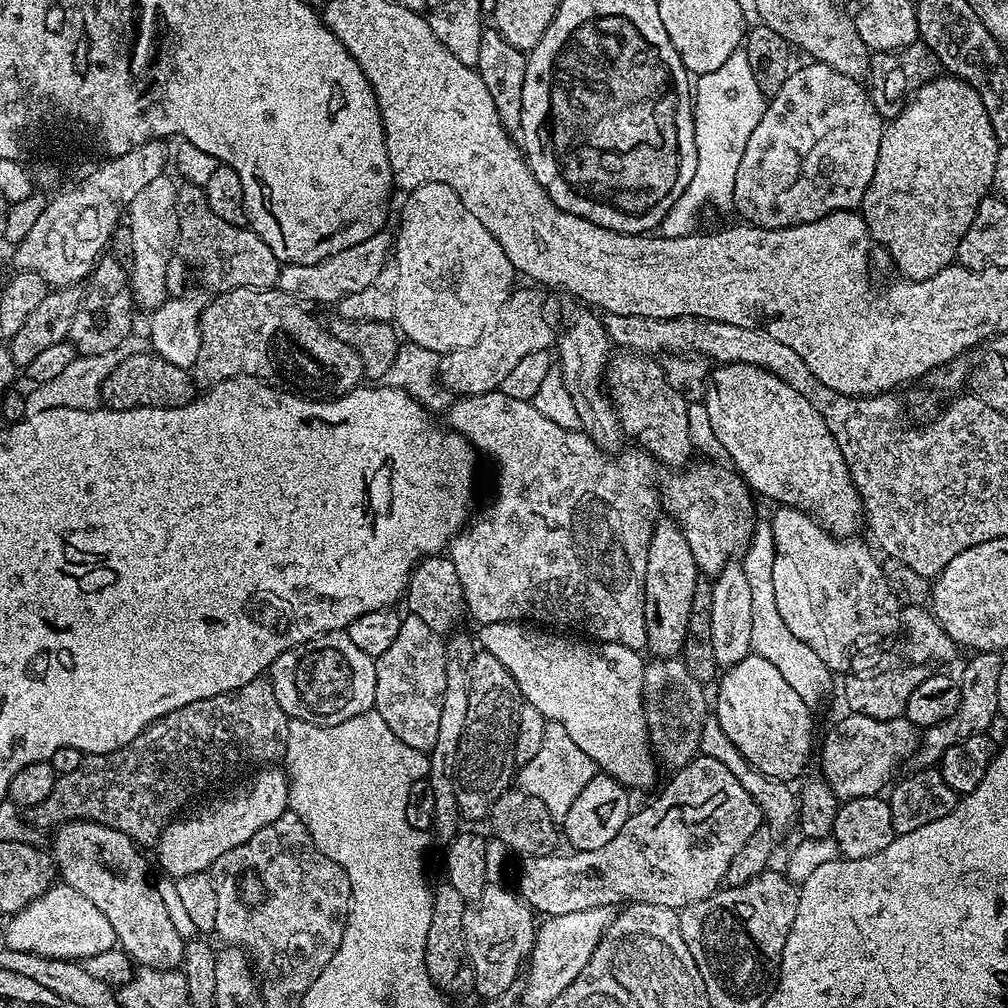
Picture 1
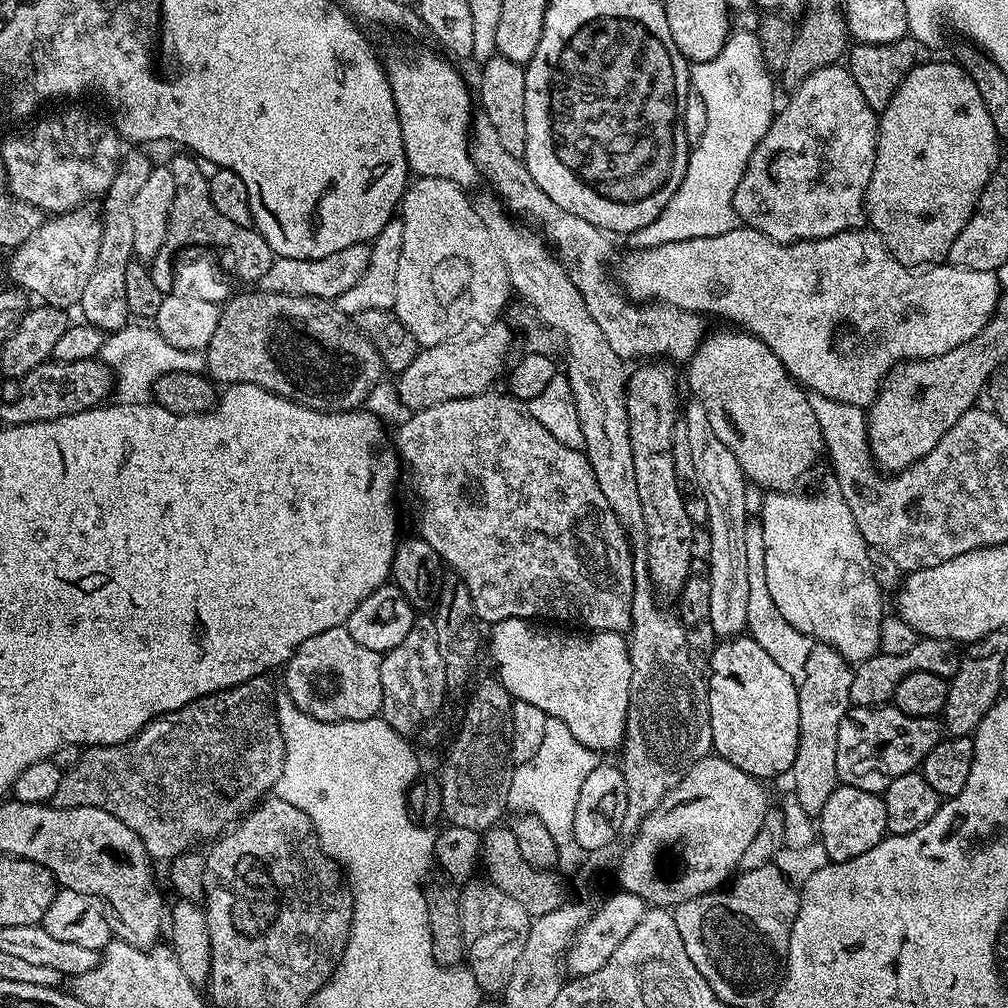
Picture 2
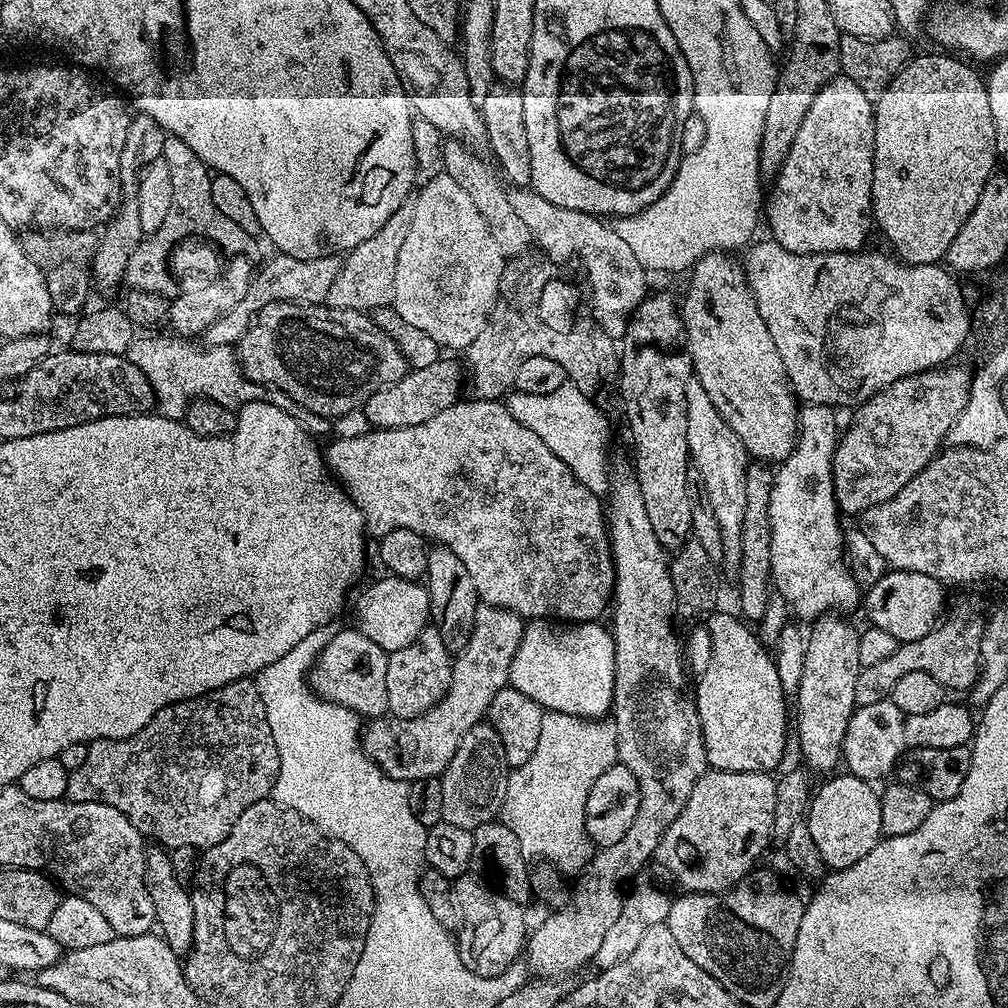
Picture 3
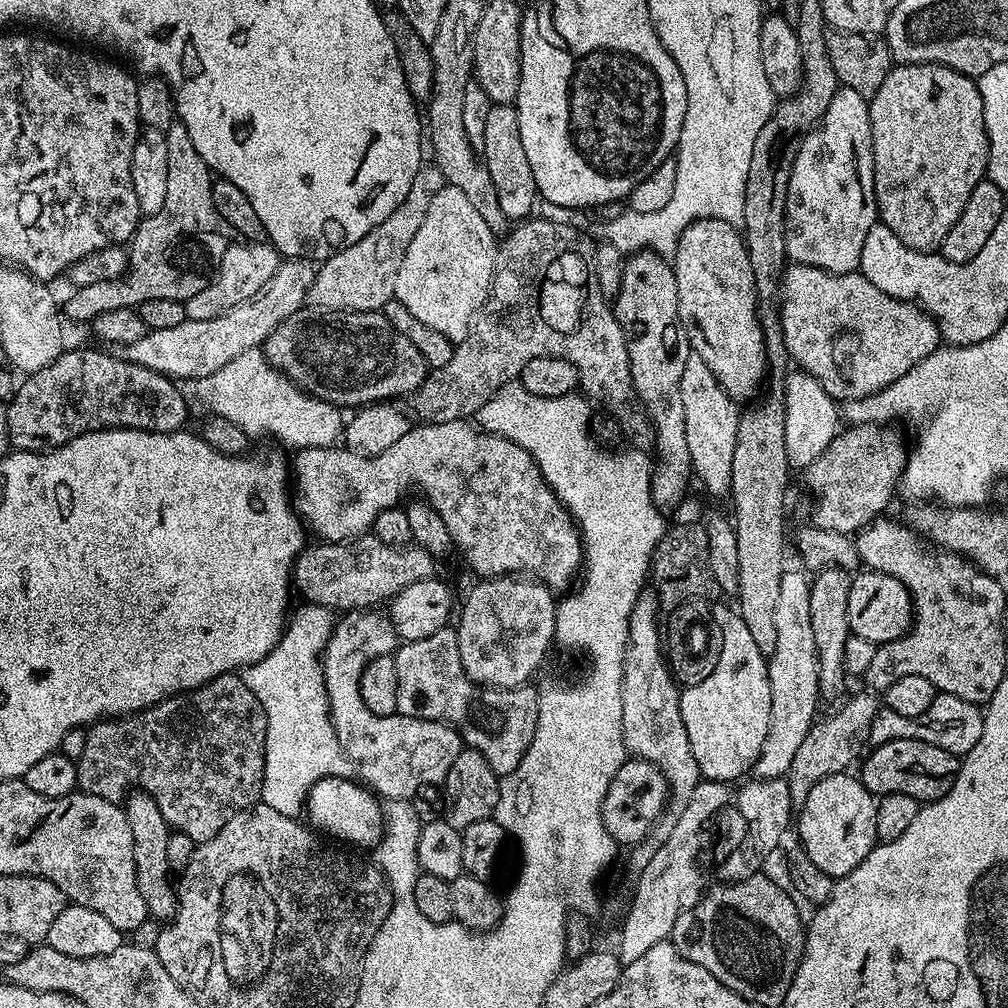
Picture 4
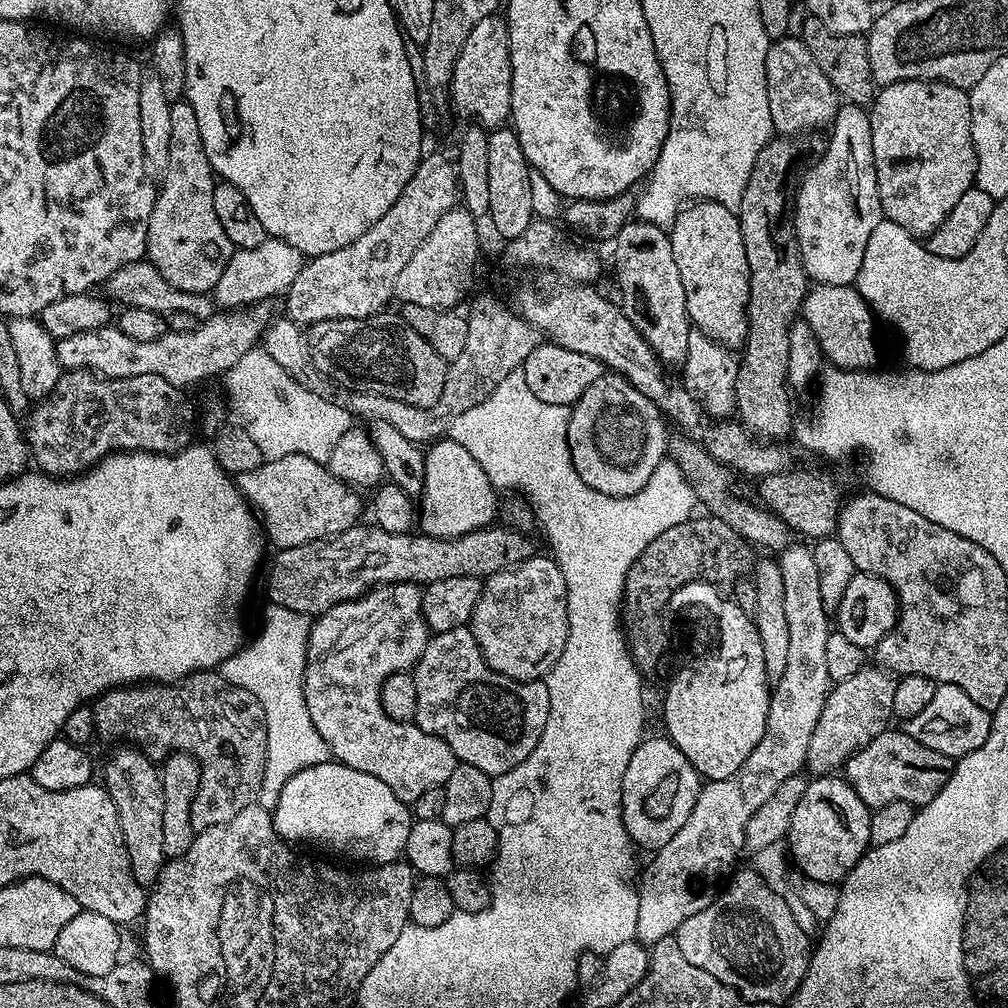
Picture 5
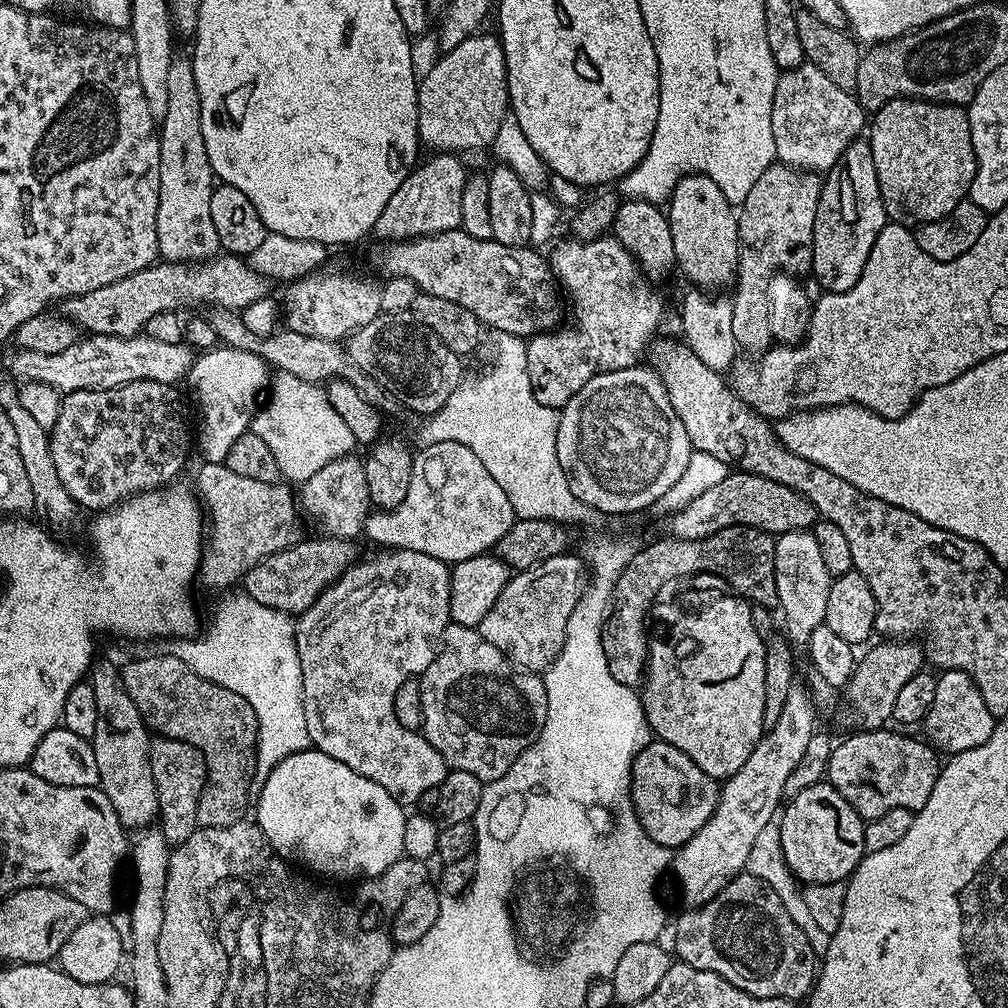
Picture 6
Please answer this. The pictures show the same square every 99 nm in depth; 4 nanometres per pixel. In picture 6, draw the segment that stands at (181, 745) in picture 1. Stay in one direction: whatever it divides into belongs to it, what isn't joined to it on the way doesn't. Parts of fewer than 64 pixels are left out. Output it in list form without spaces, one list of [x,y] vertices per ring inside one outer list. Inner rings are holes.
[[[175,654],[144,656],[141,660],[132,660],[120,668],[120,677],[126,694],[130,694],[130,698],[134,698],[134,706],[138,706],[138,714],[156,736],[185,740],[195,748],[203,748],[208,777],[198,802],[199,827],[221,828],[238,822],[247,813],[244,812],[247,808],[249,811],[250,797],[254,792],[252,775],[256,769],[256,715],[250,702],[239,696],[236,689],[218,686],[194,674],[194,670],[190,670],[190,666],[186,666],[186,662],[182,662],[182,658]]]

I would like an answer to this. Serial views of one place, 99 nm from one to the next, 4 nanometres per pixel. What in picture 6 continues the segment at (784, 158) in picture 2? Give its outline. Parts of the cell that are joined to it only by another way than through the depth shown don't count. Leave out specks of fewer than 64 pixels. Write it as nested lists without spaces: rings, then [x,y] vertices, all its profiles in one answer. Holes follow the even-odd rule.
[[[857,138],[840,155],[840,161],[827,172],[820,185],[818,214],[814,218],[811,275],[816,276],[825,293],[845,292],[854,286],[854,282],[858,282],[866,266],[866,258],[870,258],[870,250],[874,250],[874,238],[878,238],[885,223],[884,199],[878,186],[878,174],[874,170],[872,147],[868,145],[867,139]]]

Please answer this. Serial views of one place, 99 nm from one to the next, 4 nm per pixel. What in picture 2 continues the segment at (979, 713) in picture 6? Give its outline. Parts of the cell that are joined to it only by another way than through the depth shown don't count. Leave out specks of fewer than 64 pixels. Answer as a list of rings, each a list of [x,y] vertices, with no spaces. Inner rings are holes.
[[[894,706],[849,707],[846,718],[842,718],[842,726],[838,726],[838,778],[840,784],[883,794],[890,786],[890,782],[894,782],[894,778],[902,778],[902,774],[917,771],[923,765],[926,754],[930,754],[930,750],[934,750],[934,746],[941,738],[942,724],[935,716],[908,716]]]

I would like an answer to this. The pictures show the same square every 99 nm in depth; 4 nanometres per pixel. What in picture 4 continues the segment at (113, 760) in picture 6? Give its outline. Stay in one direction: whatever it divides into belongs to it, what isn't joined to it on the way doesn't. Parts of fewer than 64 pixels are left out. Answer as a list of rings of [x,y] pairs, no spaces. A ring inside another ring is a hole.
[[[139,790],[129,791],[122,807],[130,822],[130,834],[134,837],[134,870],[138,878],[138,890],[153,917],[157,916],[160,922],[171,921],[176,914],[176,889],[173,881],[168,881],[170,869],[166,862],[166,842],[170,829],[166,818],[162,818],[158,802],[154,802],[150,794]]]

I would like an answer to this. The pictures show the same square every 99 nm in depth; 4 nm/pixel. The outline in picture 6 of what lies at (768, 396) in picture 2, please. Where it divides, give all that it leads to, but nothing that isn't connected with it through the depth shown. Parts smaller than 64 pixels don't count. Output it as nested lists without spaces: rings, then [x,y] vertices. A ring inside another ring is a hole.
[[[699,174],[684,176],[674,186],[666,204],[670,238],[674,238],[675,267],[692,286],[731,285],[736,279],[738,254],[738,212],[710,178]]]

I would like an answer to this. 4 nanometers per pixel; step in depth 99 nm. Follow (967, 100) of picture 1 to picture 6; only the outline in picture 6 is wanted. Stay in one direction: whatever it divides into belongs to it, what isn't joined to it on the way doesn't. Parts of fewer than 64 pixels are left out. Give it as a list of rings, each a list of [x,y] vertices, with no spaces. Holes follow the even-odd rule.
[[[897,98],[881,106],[870,120],[868,145],[874,154],[874,170],[878,174],[878,186],[884,199],[884,210],[889,221],[905,226],[919,226],[934,222],[972,191],[976,173],[974,142],[970,138],[970,122],[967,111],[959,104],[938,104],[930,100]]]

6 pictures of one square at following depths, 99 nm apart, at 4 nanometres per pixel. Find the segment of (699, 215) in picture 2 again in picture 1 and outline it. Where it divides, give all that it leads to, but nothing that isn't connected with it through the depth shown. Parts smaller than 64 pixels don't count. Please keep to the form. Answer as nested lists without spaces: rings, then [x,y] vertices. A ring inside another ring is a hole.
[[[744,50],[730,54],[714,73],[695,77],[692,114],[696,143],[694,178],[690,178],[690,186],[682,190],[678,202],[674,202],[674,206],[670,206],[664,215],[658,229],[659,235],[670,238],[689,235],[697,227],[696,219],[707,204],[717,204],[720,208],[732,204],[738,162],[742,162],[742,154],[746,154],[746,142],[750,142],[754,126],[762,122],[765,103],[766,97],[758,90],[757,80],[754,79]]]

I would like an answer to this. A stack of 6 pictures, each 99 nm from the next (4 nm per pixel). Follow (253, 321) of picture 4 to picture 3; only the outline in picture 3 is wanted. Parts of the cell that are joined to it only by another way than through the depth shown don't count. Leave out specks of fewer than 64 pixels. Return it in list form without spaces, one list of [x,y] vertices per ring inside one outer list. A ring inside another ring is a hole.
[[[283,254],[273,255],[273,260],[264,264],[264,269],[257,271],[252,278],[252,284],[246,290],[246,298],[238,302],[218,322],[214,322],[204,331],[202,340],[209,348],[227,348],[239,343],[244,337],[244,331],[249,324],[256,319],[261,310],[274,302],[290,302],[291,304],[322,304],[327,301],[330,294],[330,286],[334,286],[334,280],[340,273],[342,263],[339,255],[323,256],[322,258],[294,258]]]

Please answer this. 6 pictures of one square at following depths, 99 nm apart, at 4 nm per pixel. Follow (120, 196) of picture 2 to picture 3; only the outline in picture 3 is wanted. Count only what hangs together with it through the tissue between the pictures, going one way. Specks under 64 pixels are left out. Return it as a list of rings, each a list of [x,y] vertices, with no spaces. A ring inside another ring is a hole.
[[[133,115],[126,130],[126,143],[122,146],[122,166],[120,167],[120,206],[116,213],[103,225],[104,233],[98,236],[98,247],[90,257],[91,275],[94,284],[102,291],[108,292],[111,288],[121,287],[126,274],[126,262],[130,262],[130,254],[139,246],[146,233],[138,222],[138,186],[140,174],[150,162],[161,159],[164,155],[164,137],[166,133],[154,118],[149,116]]]

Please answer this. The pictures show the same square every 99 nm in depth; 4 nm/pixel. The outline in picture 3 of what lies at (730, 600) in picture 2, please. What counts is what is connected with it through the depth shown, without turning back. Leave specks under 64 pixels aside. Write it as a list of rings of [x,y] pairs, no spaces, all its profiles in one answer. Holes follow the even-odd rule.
[[[695,378],[686,384],[686,442],[691,467],[695,475],[706,484],[714,518],[721,527],[723,571],[735,573],[742,558],[742,518],[746,515],[746,474],[750,457],[738,434],[726,426],[722,414],[718,414],[714,402],[710,401],[706,390],[702,389],[702,384]]]

